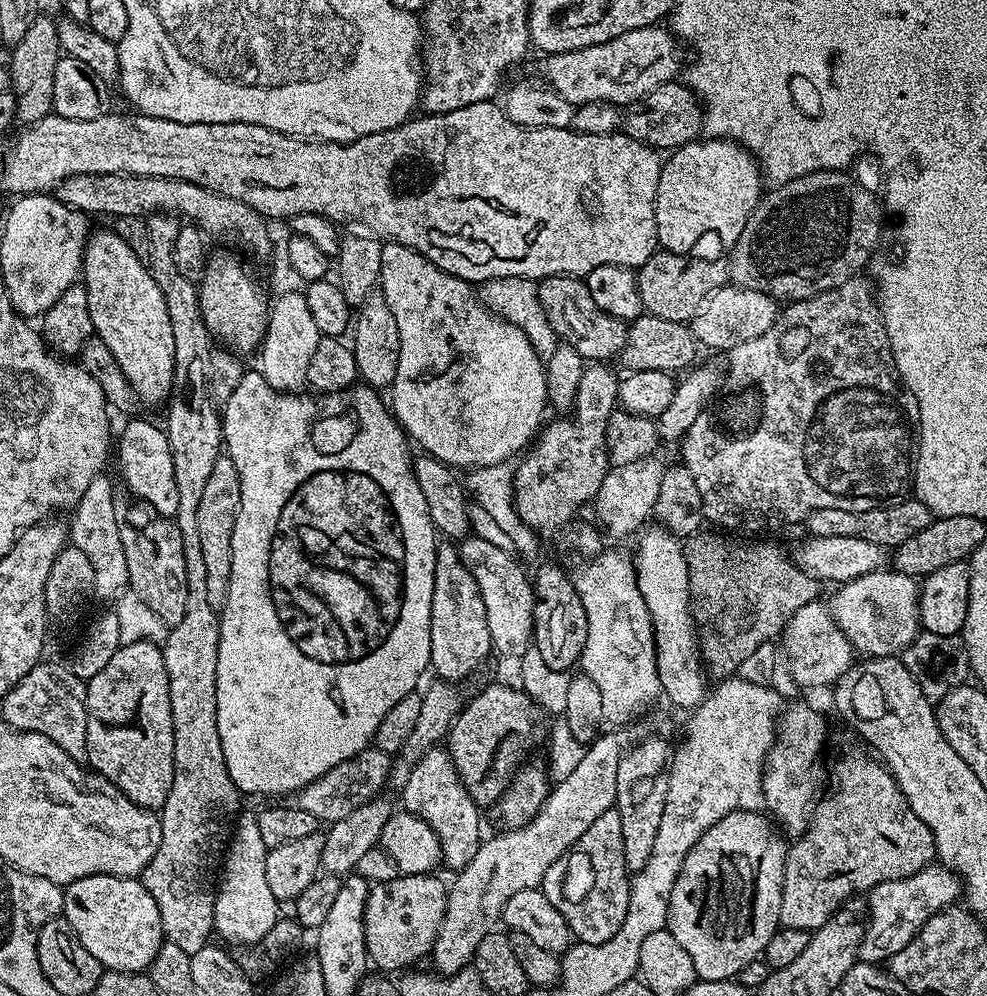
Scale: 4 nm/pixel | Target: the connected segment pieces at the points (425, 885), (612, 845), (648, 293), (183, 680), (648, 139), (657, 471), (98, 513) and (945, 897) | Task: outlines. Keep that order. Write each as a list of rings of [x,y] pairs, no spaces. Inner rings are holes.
[[[401,874],[390,882],[382,882],[369,887],[368,901],[364,911],[364,937],[368,947],[368,958],[373,965],[376,964],[381,973],[393,974],[401,970],[411,969],[420,959],[431,953],[436,935],[440,929],[440,923],[444,917],[444,911],[448,905],[448,888],[439,880],[439,875],[405,876]]]
[[[616,811],[602,814],[602,818],[597,818],[594,826],[590,826],[590,830],[586,830],[586,834],[582,834],[582,838],[578,838],[576,845],[564,857],[563,868],[564,877],[560,880],[558,907],[560,913],[566,918],[573,937],[581,944],[601,944],[614,938],[614,934],[618,934],[618,930],[626,918],[630,887],[630,873],[622,850],[622,821],[618,819]]]
[[[656,250],[636,272],[644,312],[679,324],[691,321],[700,307],[729,283],[728,260],[695,260],[695,255]]]
[[[154,212],[146,220],[150,234],[150,254],[146,257],[148,272],[158,282],[162,298],[166,298],[166,310],[170,314],[170,331],[174,334],[174,378],[172,391],[166,401],[168,424],[166,431],[170,442],[170,454],[174,458],[174,482],[178,482],[178,510],[175,522],[182,534],[182,546],[186,554],[186,614],[178,626],[170,629],[163,642],[166,674],[170,682],[170,714],[174,722],[174,786],[170,786],[170,798],[158,815],[162,826],[162,842],[152,861],[142,873],[142,883],[158,902],[158,914],[162,918],[165,940],[186,950],[189,954],[209,947],[213,939],[214,902],[218,891],[218,877],[222,872],[222,861],[234,827],[234,817],[241,811],[242,793],[234,786],[230,770],[226,770],[226,758],[222,754],[222,738],[218,738],[218,706],[216,705],[216,671],[218,670],[218,638],[220,618],[217,609],[206,602],[206,565],[202,562],[202,542],[198,542],[198,502],[202,489],[210,479],[210,469],[222,455],[222,416],[212,404],[207,384],[207,364],[214,347],[214,337],[209,332],[200,310],[200,294],[190,278],[182,278],[174,263],[174,241],[178,238],[181,221],[166,212]]]
[[[683,82],[660,84],[658,90],[650,90],[650,94],[646,94],[634,104],[627,105],[626,111],[622,116],[623,135],[647,144],[649,149],[652,150],[661,150],[660,148],[675,150],[681,148],[683,144],[688,144],[690,141],[697,139],[701,135],[703,126],[704,105],[701,104],[700,97],[695,96],[689,90],[688,85]]]
[[[655,455],[644,460],[630,462],[626,466],[609,467],[606,478],[600,487],[600,493],[594,501],[595,519],[599,527],[609,536],[628,536],[639,533],[649,523],[658,502],[658,490],[662,487],[665,461],[656,460]]]
[[[101,474],[90,482],[86,494],[76,504],[70,519],[71,547],[82,550],[94,566],[92,592],[102,599],[115,601],[128,588],[128,571],[126,570],[126,550],[122,550],[122,538],[118,534],[118,518],[114,518],[114,494],[116,488],[108,474]]]
[[[929,866],[910,878],[898,878],[882,882],[867,893],[868,920],[864,924],[864,937],[859,959],[866,964],[883,965],[892,959],[902,946],[916,937],[918,930],[934,918],[934,914],[945,911],[957,903],[962,896],[962,881],[956,873],[943,866]]]

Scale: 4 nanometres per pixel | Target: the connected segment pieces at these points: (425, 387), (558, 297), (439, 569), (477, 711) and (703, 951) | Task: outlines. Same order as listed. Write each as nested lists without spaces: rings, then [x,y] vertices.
[[[395,242],[381,243],[381,274],[378,288],[383,295],[386,306],[390,306],[390,314],[394,314],[394,322],[398,322],[400,353],[398,354],[398,374],[394,378],[390,389],[390,395],[392,395],[390,411],[405,433],[415,443],[417,440],[424,447],[421,449],[427,455],[441,460],[442,463],[456,470],[460,470],[460,468],[471,470],[503,464],[511,461],[513,459],[511,456],[515,452],[521,451],[520,453],[523,453],[533,443],[537,433],[541,431],[542,425],[545,423],[544,411],[549,411],[550,408],[548,402],[548,383],[544,373],[546,364],[540,353],[537,352],[534,345],[530,342],[530,338],[526,338],[526,334],[522,334],[522,330],[518,330],[518,326],[506,322],[503,318],[497,316],[495,312],[490,311],[485,306],[483,300],[480,299],[477,289],[469,281],[457,276],[451,276],[449,272],[434,266],[434,262],[430,262],[425,256],[414,251],[414,249]]]
[[[548,276],[539,281],[540,305],[550,322],[552,329],[563,343],[574,346],[586,362],[608,362],[608,359],[619,357],[628,341],[628,324],[614,318],[594,303],[590,290],[583,279],[574,276]]]
[[[450,542],[441,543],[436,549],[434,597],[431,598],[431,671],[446,682],[461,682],[466,676],[479,669],[476,660],[476,595],[479,594],[472,571],[460,560],[459,549]]]
[[[492,684],[489,688],[482,689],[469,704],[467,701],[466,706],[461,707],[460,714],[452,723],[446,737],[446,747],[458,770],[460,780],[466,786],[472,801],[481,810],[487,810],[491,804],[492,807],[499,805],[502,794],[507,790],[509,782],[516,774],[516,769],[521,767],[525,759],[523,758],[524,751],[536,740],[537,705],[523,687],[515,687],[511,688],[508,684]]]
[[[763,811],[731,812],[726,818],[714,822],[714,826],[710,826],[710,830],[706,830],[684,856],[684,865],[674,882],[674,890],[670,892],[666,928],[674,934],[678,946],[694,958],[694,970],[701,980],[739,977],[746,962],[761,959],[766,942],[770,942],[777,928],[781,927],[786,840],[778,828],[776,833],[775,827],[777,825]]]

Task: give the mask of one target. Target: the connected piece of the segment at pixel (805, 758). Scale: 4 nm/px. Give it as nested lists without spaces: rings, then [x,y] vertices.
[[[804,704],[787,712],[788,709],[779,717],[776,740],[764,762],[764,802],[767,811],[782,828],[784,823],[783,831],[795,838],[808,829],[813,807],[818,800],[816,783],[820,780],[820,768],[816,765],[816,759],[828,740],[828,724],[814,709]]]

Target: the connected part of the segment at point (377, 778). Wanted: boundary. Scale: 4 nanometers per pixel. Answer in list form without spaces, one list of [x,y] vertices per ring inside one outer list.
[[[374,746],[362,749],[354,758],[334,766],[322,778],[310,782],[305,788],[301,788],[294,796],[294,807],[298,810],[306,810],[314,814],[317,822],[331,822],[344,820],[350,810],[362,806],[367,800],[375,800],[380,792],[389,783],[392,774],[393,757],[387,752],[378,750]]]

